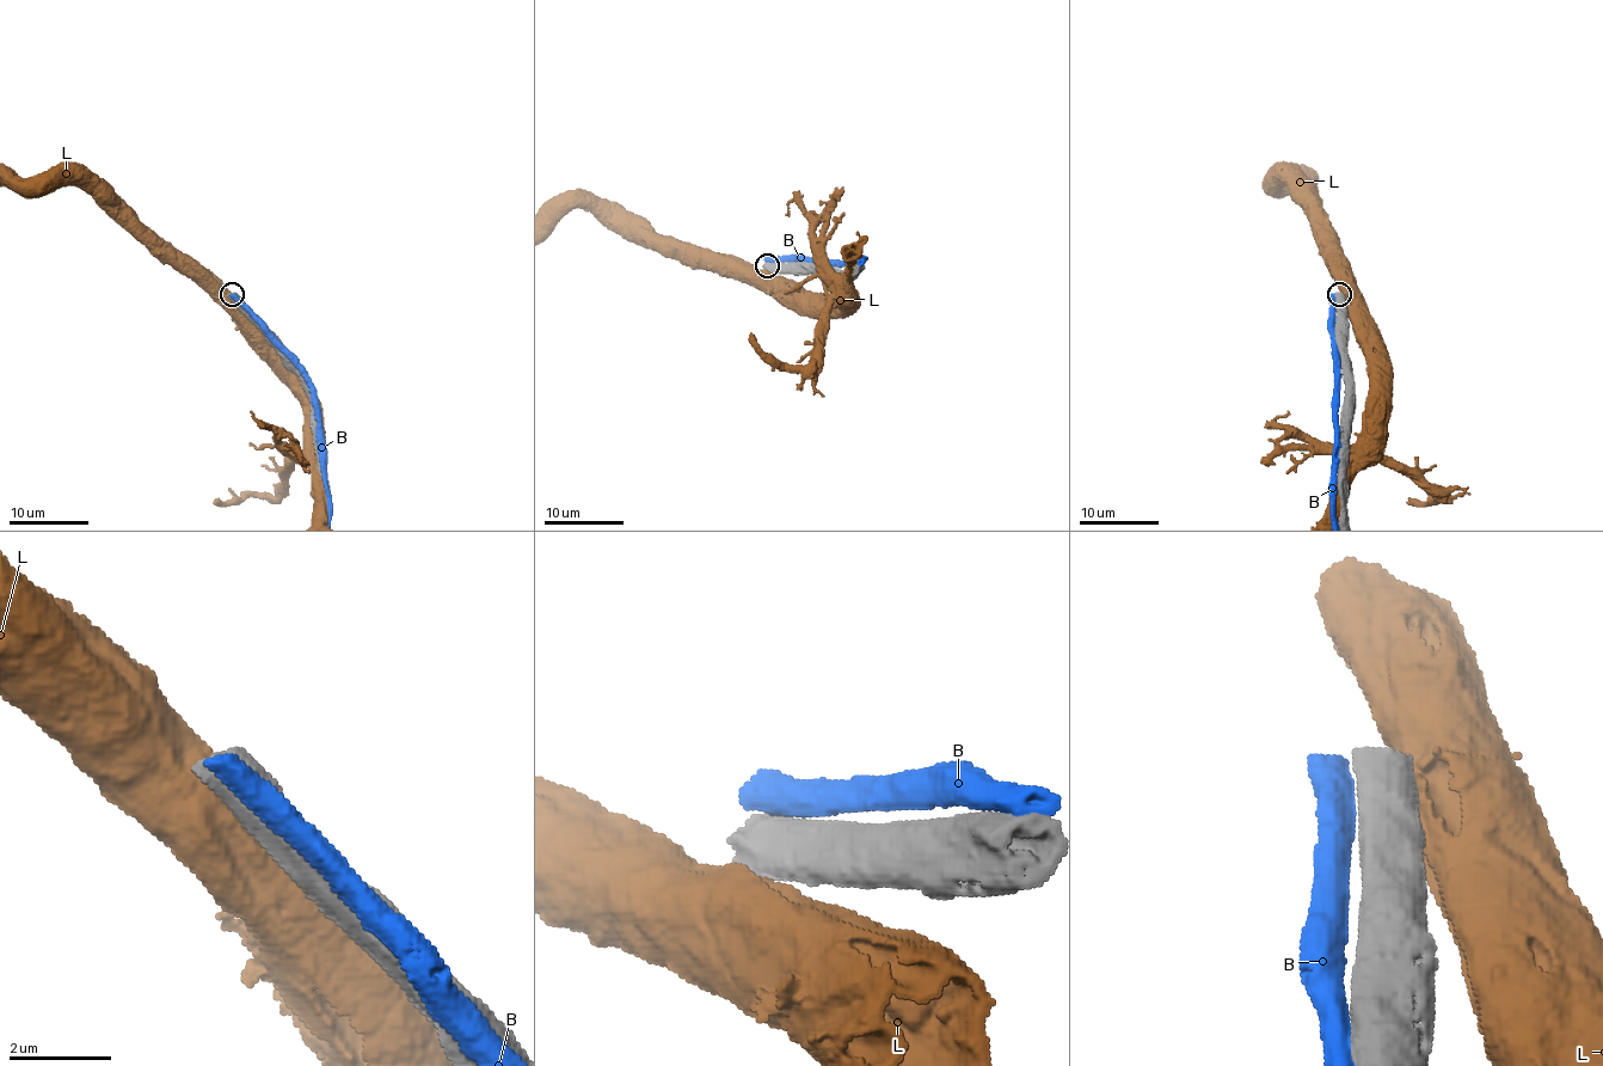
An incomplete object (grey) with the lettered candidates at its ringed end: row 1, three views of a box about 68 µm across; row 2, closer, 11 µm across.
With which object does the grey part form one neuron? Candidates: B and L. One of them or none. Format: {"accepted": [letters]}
{"accepted": []}

